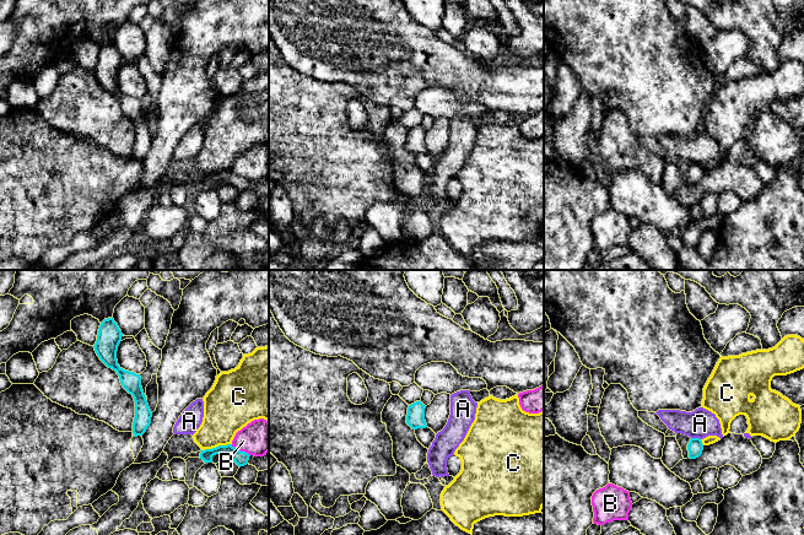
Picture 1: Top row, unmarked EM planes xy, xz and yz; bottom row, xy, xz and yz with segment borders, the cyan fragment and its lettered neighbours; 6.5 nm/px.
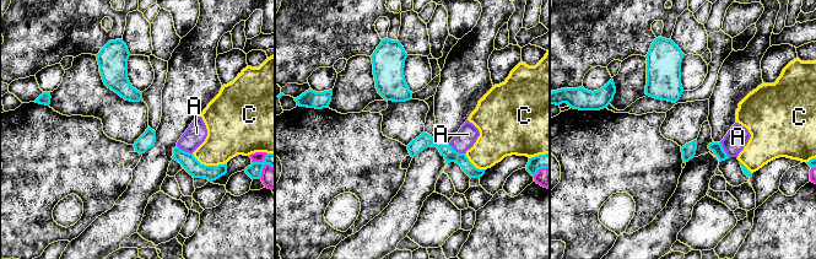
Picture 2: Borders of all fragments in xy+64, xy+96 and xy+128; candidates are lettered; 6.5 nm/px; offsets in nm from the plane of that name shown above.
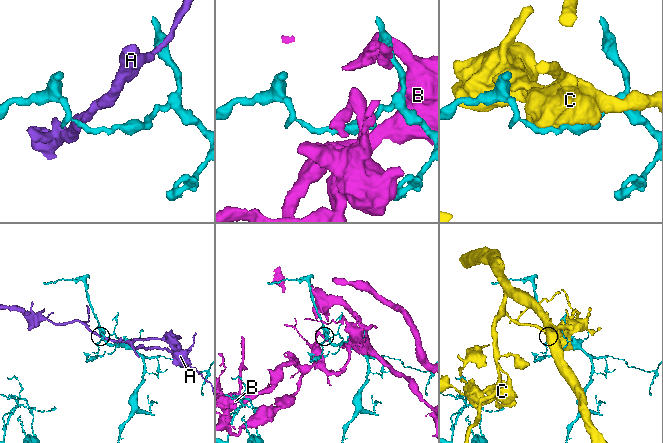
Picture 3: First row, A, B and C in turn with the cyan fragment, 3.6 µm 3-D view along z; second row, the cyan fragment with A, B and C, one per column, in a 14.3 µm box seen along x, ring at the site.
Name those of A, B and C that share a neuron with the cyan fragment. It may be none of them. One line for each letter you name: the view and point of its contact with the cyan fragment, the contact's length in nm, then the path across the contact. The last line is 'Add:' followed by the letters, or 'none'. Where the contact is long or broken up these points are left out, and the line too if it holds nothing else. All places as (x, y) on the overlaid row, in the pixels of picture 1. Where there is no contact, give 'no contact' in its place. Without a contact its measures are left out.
Add: none

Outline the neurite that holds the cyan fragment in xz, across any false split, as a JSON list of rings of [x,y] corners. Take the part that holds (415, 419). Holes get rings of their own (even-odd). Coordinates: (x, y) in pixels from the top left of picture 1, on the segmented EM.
[[[416,401],[408,407],[406,423],[412,428],[426,428],[427,423],[425,421],[425,409],[426,406],[421,401]]]

